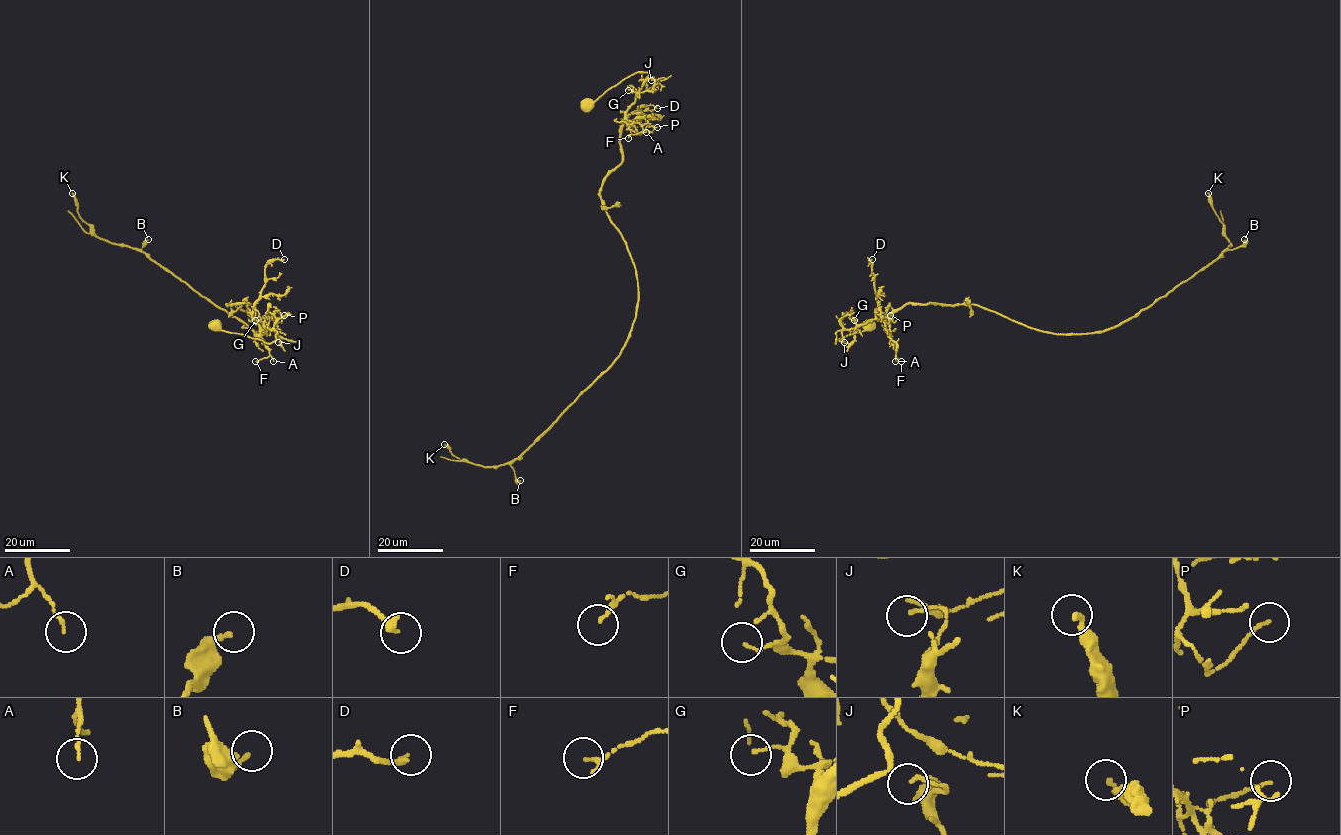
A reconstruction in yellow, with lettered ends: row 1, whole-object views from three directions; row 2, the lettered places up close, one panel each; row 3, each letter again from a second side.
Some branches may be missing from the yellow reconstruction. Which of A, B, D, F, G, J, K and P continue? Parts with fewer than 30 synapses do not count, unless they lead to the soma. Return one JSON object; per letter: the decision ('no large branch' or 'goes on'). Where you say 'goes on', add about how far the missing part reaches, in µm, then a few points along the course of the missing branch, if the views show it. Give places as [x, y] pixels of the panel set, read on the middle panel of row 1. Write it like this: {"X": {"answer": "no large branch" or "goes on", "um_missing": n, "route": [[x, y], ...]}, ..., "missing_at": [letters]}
{"A": {"answer": "no large branch"}, "B": {"answer": "no large branch"}, "D": {"answer": "no large branch"}, "F": {"answer": "no large branch"}, "G": {"answer": "no large branch"}, "J": {"answer": "no large branch"}, "K": {"answer": "no large branch"}, "P": {"answer": "no large branch"}, "missing_at": []}

